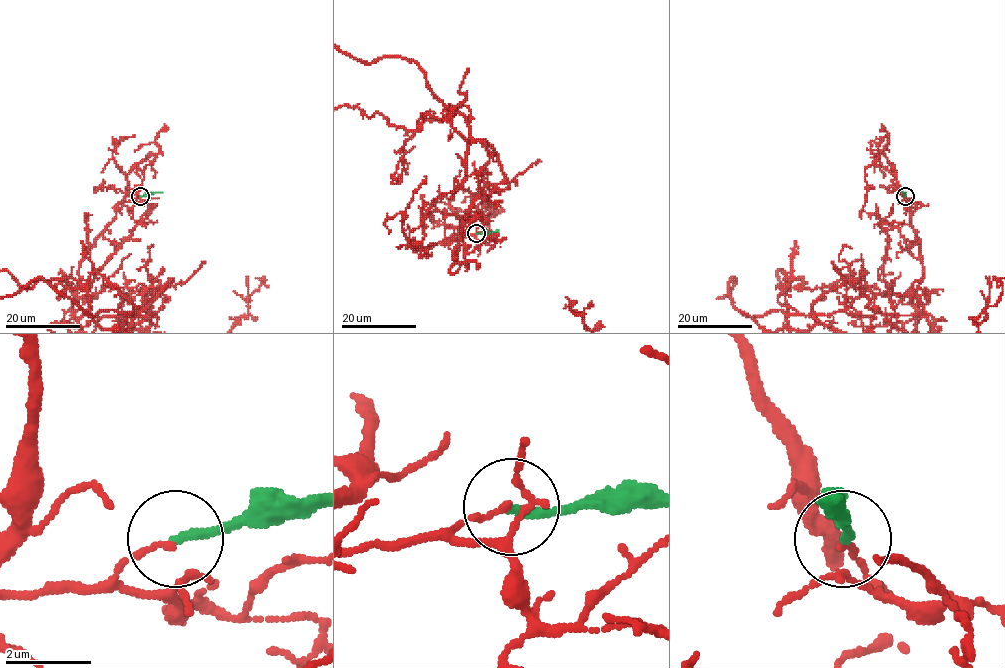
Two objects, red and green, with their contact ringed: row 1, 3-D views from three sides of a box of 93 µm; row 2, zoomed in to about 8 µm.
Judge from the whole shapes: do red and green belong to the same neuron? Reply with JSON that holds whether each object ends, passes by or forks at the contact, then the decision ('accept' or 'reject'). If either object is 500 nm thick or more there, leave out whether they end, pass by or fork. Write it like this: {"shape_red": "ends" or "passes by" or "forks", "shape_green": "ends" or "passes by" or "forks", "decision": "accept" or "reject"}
{"shape_red": "ends", "shape_green": "ends", "decision": "reject"}

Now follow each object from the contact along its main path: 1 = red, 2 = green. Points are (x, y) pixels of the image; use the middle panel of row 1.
1: (475, 233), (409, 243), (475, 214), (468, 122), (422, 70), (405, 58), (363, 62)
2: (475, 233), (498, 230)

